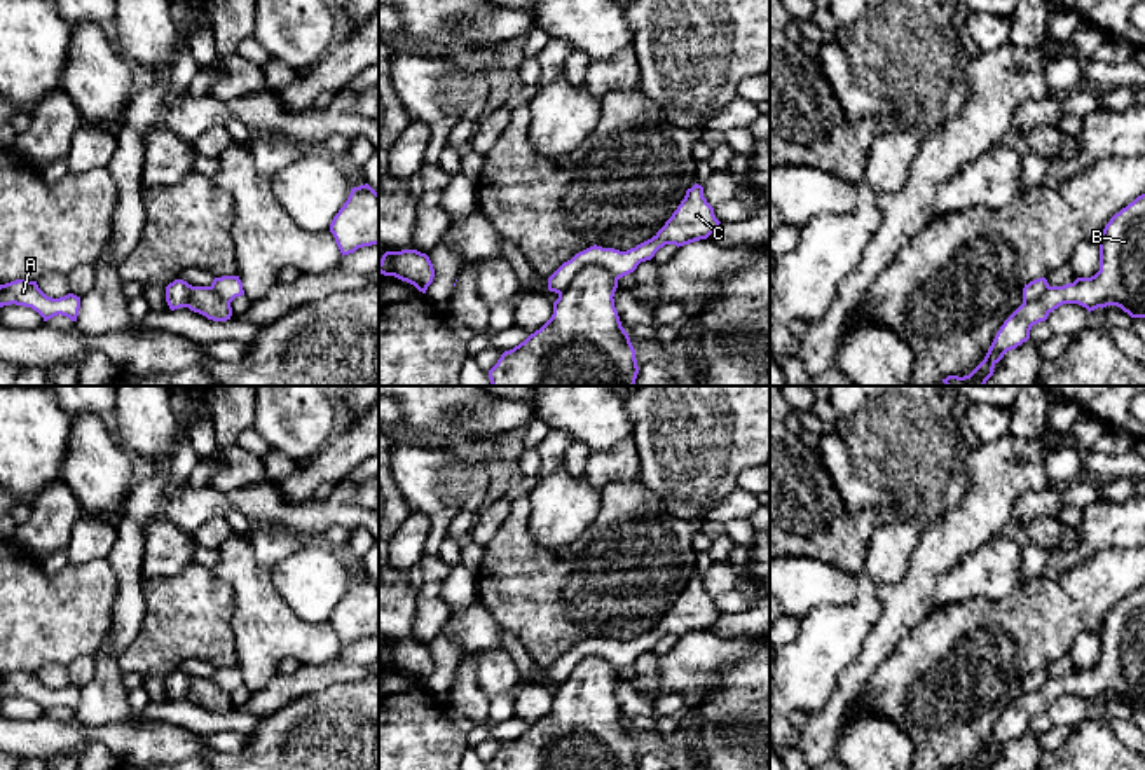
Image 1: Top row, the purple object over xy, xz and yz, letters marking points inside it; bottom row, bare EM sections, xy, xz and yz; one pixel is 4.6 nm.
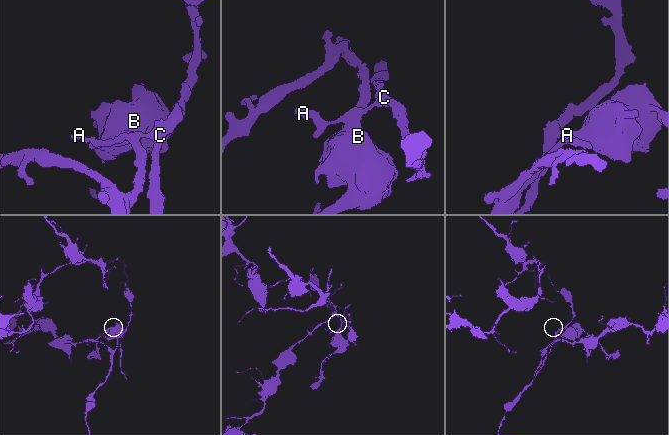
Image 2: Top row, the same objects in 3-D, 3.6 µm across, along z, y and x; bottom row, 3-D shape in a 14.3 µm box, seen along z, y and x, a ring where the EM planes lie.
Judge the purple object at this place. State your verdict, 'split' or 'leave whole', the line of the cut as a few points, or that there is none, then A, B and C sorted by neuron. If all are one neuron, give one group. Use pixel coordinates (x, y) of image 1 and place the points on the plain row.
leave whole | no cut | A B C

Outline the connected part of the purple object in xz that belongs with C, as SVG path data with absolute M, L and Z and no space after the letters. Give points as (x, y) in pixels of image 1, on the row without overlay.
M695 574L651 630L627 643L593 636L576 644L548 669L548 681L559 686L552 709L504 742L489 770L637 770L635 740L613 690L618 670L665 636L707 630L719 615Z

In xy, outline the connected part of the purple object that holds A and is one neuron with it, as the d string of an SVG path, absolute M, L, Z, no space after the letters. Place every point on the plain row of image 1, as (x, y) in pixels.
M16 670L0 676L0 698L10 695L31 698L44 709L44 712L58 705L77 712L80 688L68 684L65 688L52 690L38 679L37 672Z

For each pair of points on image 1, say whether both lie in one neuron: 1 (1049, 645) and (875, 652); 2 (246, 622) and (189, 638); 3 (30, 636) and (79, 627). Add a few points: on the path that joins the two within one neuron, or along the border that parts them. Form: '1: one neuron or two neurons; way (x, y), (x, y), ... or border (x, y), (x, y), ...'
1: two neurons; border (920, 620), (868, 683)
2: two neurons; border (229, 585), (234, 596), (231, 631), (238, 666)
3: one neuron; way (42, 631), (46, 627), (67, 627)

